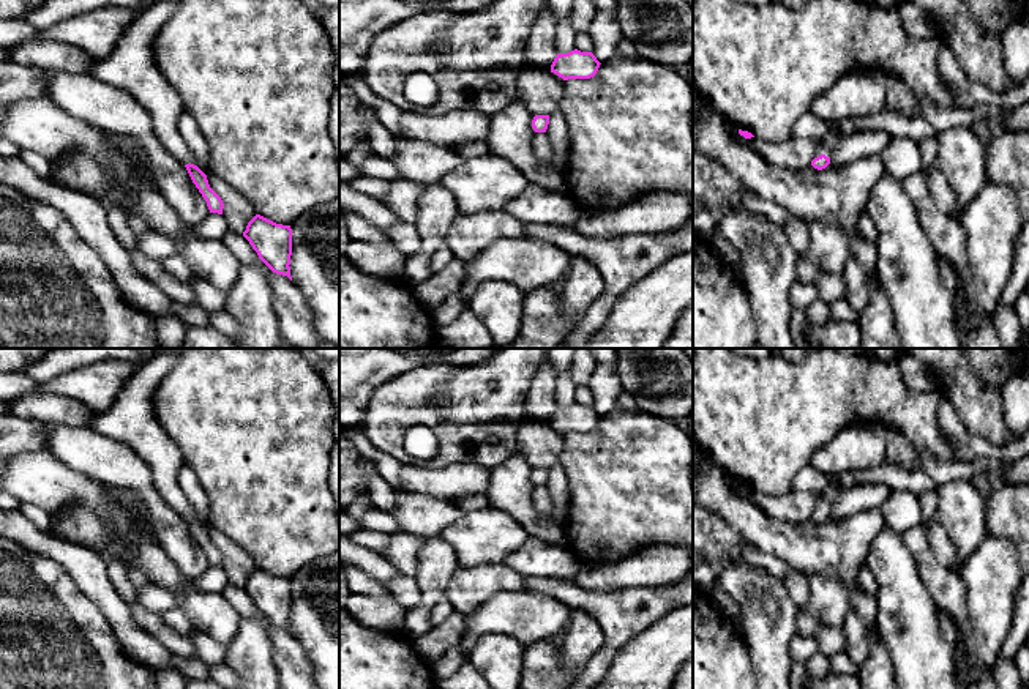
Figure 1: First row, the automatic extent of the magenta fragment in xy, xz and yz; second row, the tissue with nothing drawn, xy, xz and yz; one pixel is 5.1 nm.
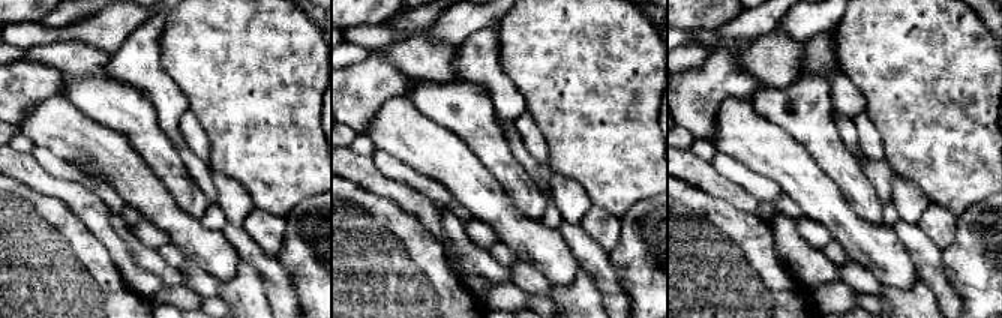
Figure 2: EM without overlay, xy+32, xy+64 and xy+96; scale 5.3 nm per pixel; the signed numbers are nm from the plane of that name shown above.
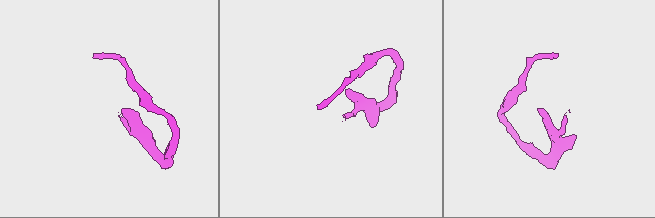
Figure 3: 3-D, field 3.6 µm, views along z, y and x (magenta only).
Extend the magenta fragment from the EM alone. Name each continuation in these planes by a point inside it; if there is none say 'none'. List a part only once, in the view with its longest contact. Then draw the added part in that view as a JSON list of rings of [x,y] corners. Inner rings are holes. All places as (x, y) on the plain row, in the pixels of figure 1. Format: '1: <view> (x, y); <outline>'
1: yz (827, 500); [[[833,484],[825,490],[825,493],[818,500],[814,511],[825,508],[827,511],[832,511],[835,501],[838,498],[838,487]]]

